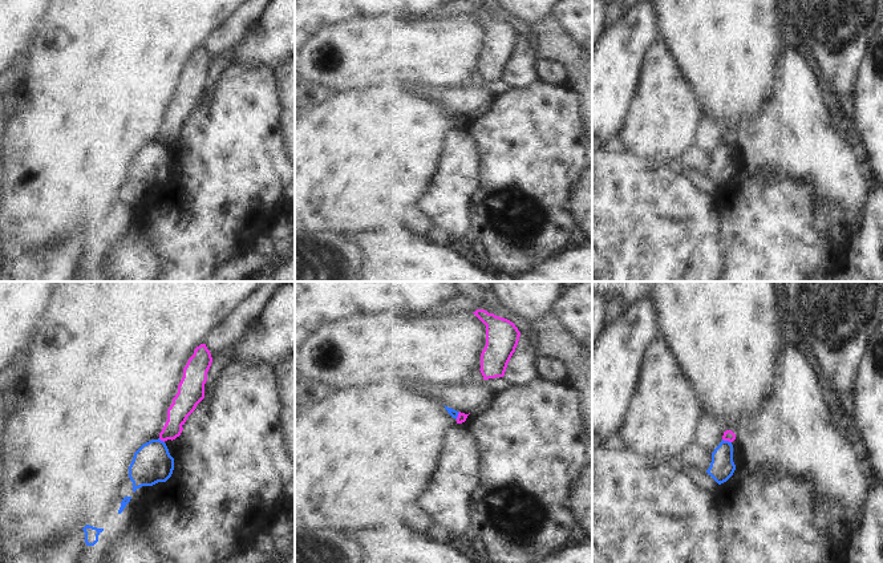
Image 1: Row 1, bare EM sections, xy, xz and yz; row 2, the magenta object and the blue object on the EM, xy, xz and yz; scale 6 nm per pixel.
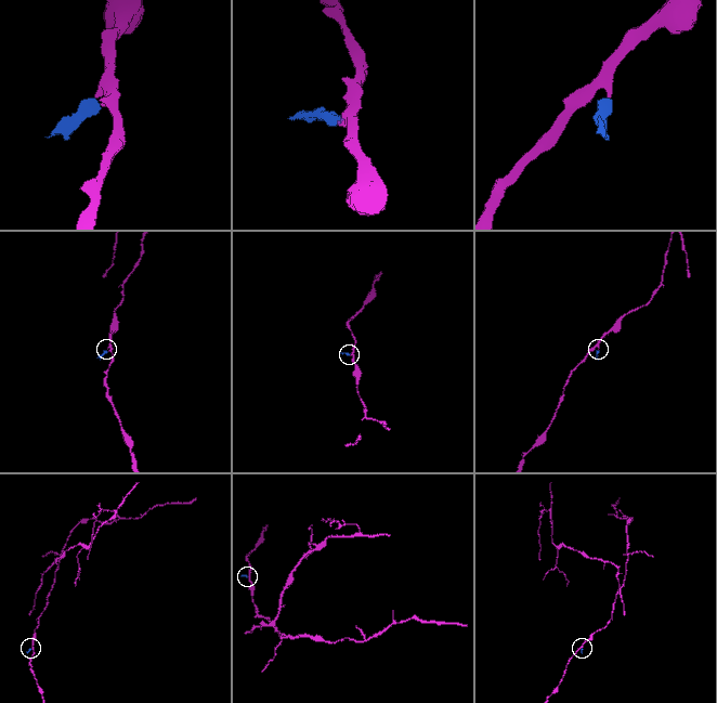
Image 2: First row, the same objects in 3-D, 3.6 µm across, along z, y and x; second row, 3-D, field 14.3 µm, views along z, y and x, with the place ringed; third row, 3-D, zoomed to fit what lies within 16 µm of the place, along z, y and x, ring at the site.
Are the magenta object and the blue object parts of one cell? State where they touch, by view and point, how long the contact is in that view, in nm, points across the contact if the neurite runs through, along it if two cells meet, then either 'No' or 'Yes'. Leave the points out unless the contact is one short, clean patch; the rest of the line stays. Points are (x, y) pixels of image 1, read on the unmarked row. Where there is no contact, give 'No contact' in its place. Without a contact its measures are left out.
Touches magenta at yz (726, 142). Shared border 60 nm. Boundary: yz (722, 141), (730, 145). No

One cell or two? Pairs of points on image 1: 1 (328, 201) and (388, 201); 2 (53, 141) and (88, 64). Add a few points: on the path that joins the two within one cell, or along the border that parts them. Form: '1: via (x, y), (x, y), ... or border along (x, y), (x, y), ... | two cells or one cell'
1: via (343, 201), (373, 201) | one cell
2: via (72, 122), (88, 106), (88, 82) | one cell

